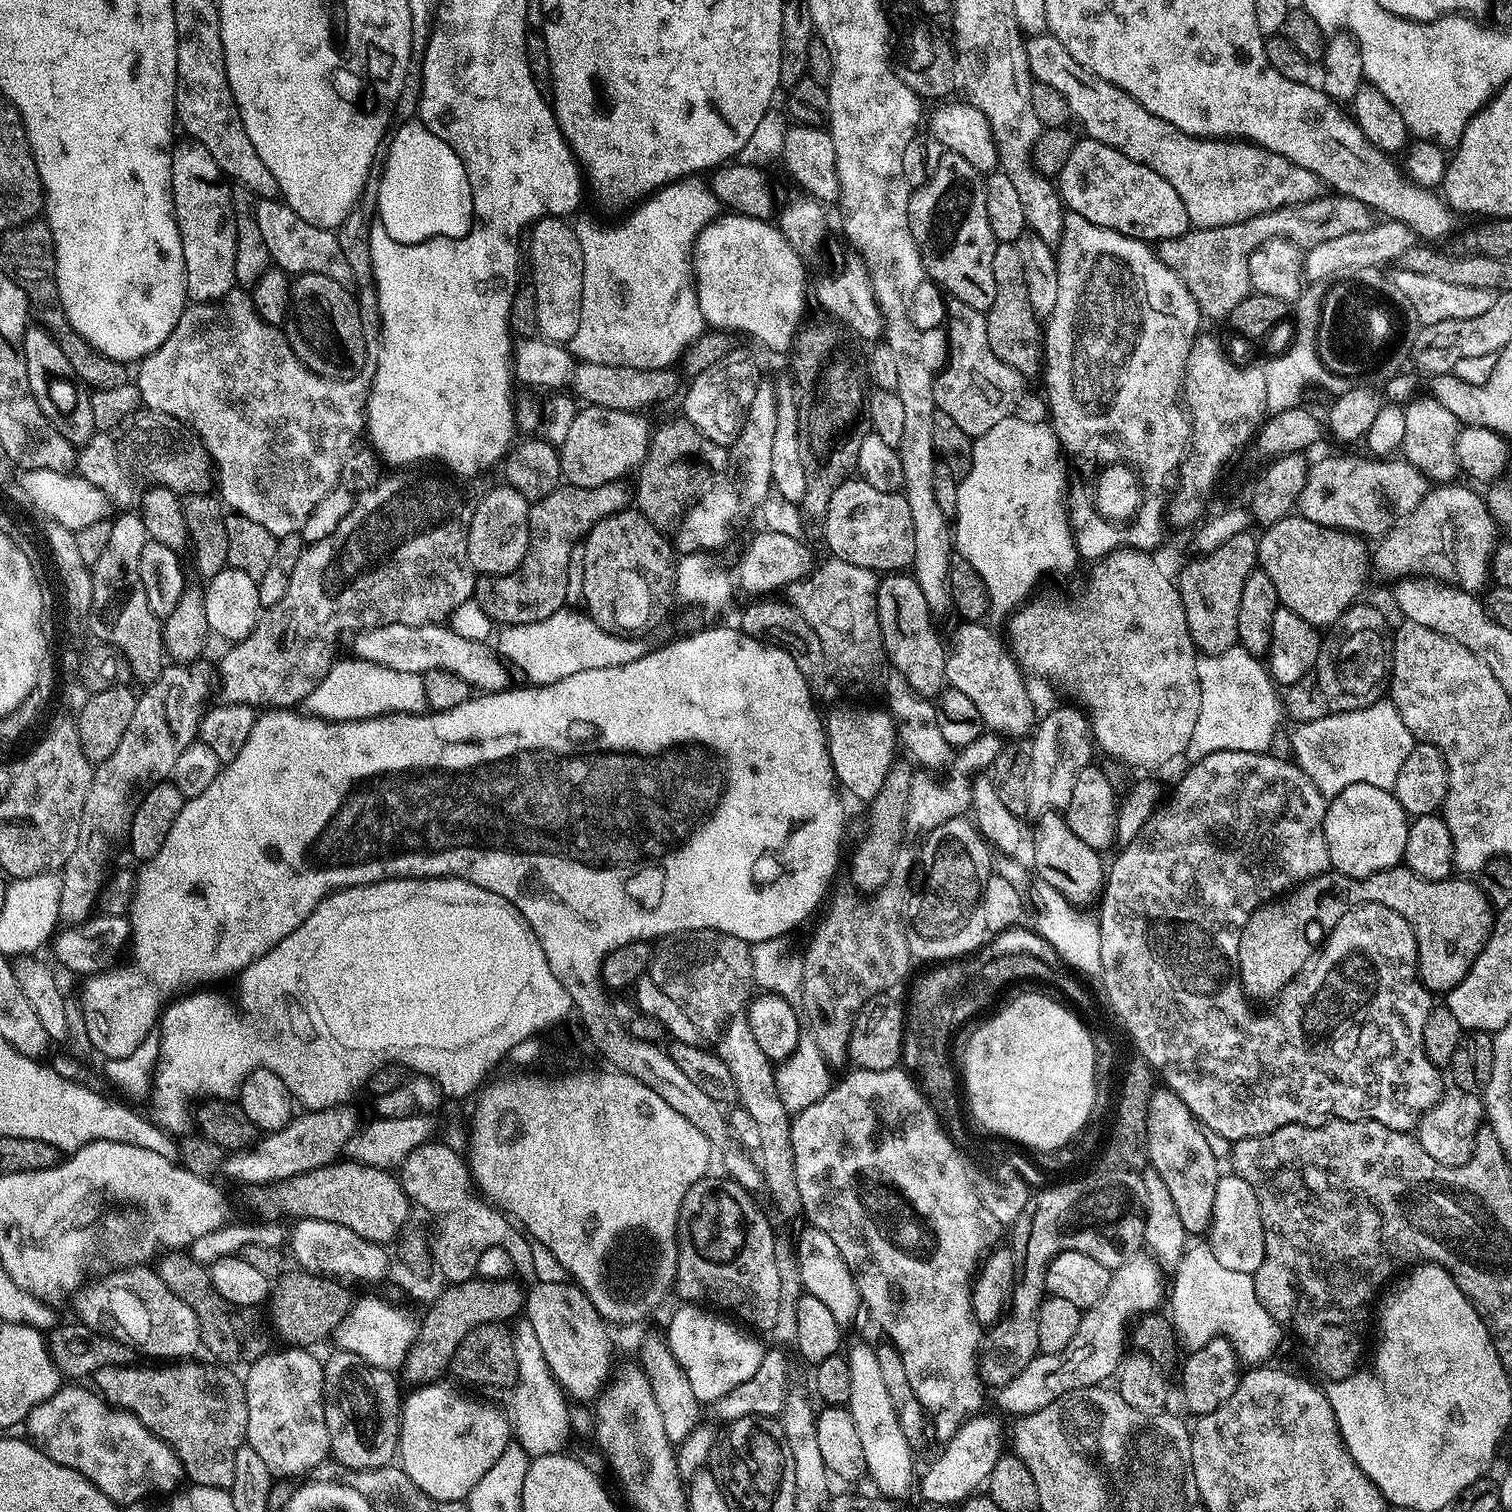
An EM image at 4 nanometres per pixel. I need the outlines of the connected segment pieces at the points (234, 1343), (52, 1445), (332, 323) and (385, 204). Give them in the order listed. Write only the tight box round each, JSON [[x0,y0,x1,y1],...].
[[158,1250,273,1366],[26,1387,183,1506],[282,273,368,380],[374,121,474,240]]

